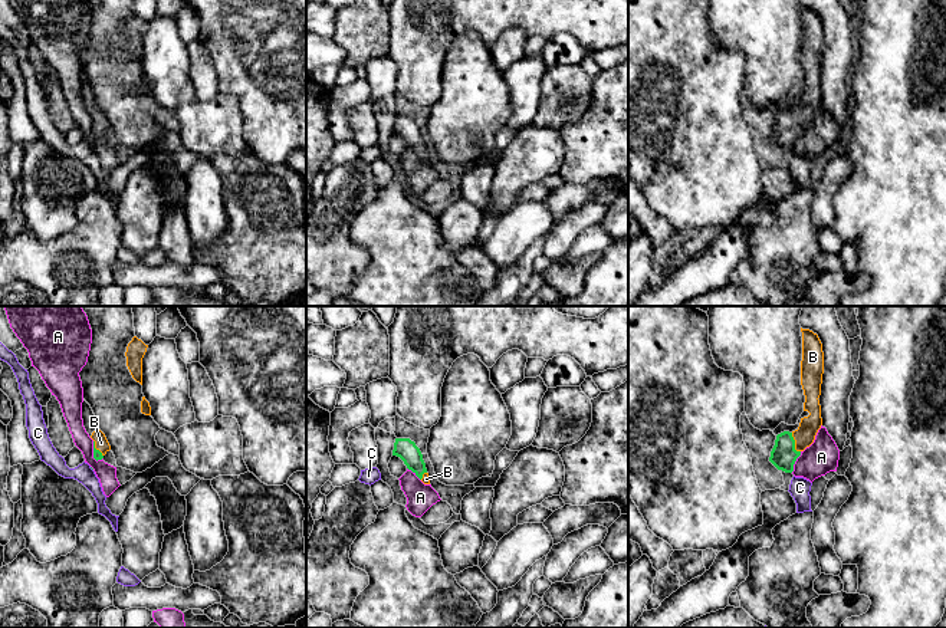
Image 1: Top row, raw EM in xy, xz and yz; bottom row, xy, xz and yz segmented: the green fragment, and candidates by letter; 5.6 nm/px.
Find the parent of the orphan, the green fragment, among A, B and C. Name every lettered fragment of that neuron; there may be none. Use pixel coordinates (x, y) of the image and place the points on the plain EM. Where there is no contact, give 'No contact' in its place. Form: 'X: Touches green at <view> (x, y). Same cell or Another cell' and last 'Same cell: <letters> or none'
A: Touches green at yz (795, 138). Another cell
B: Touches green at yz (794, 121). Same cell
C: No contact. Another cell
Same cell: B

